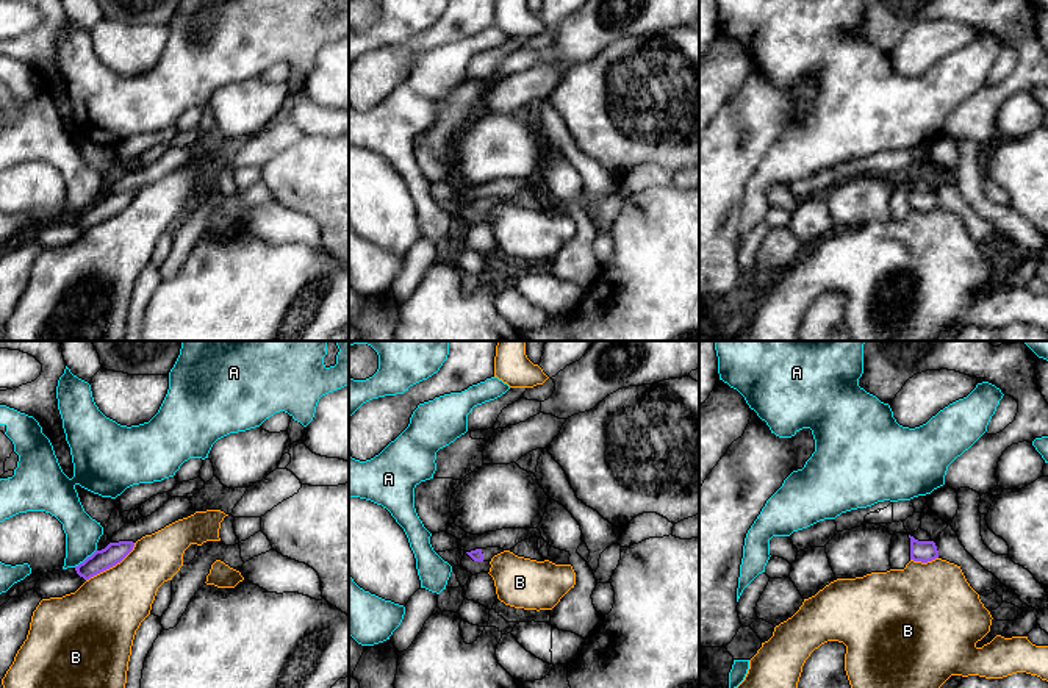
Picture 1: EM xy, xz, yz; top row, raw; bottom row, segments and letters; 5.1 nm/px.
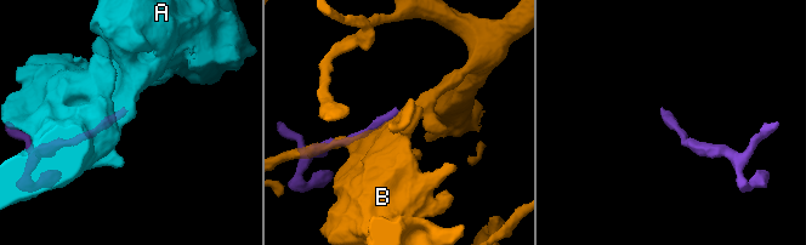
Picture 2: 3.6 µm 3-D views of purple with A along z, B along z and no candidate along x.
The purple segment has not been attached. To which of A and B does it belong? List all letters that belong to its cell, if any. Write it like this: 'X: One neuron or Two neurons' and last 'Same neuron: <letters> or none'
A: Two neurons
B: Two neurons
Same neuron: none

